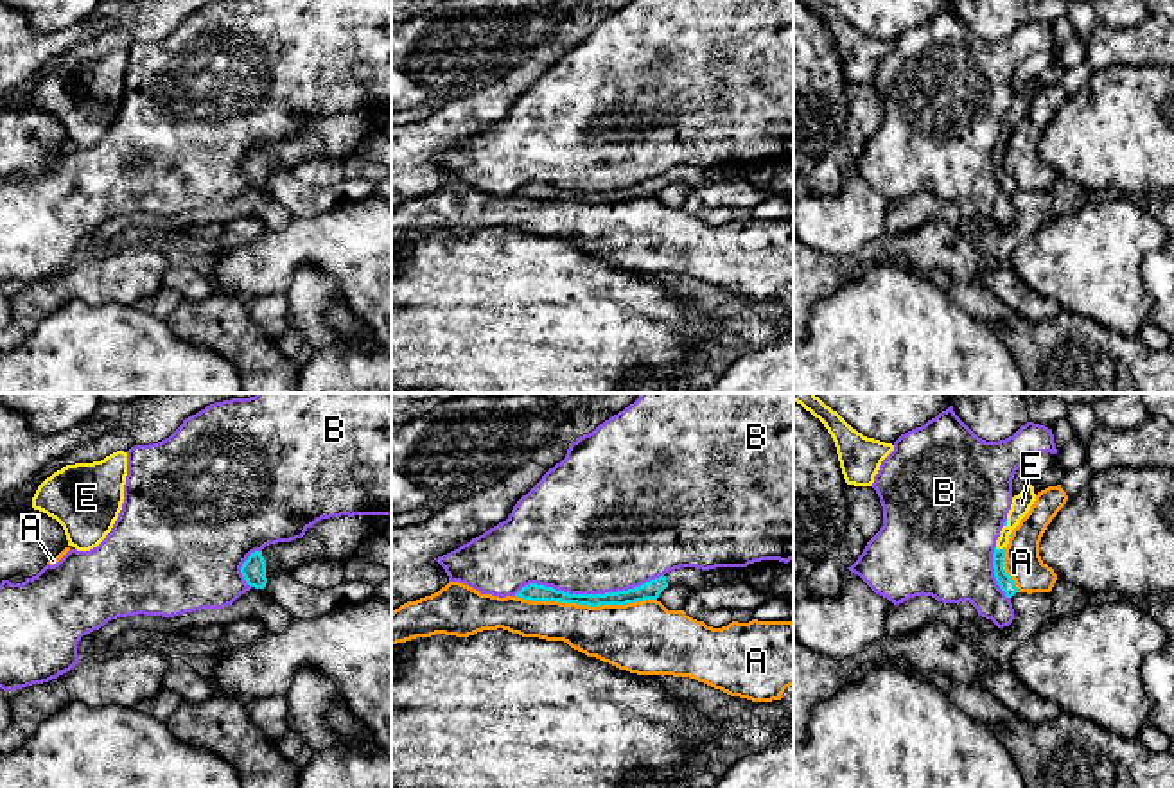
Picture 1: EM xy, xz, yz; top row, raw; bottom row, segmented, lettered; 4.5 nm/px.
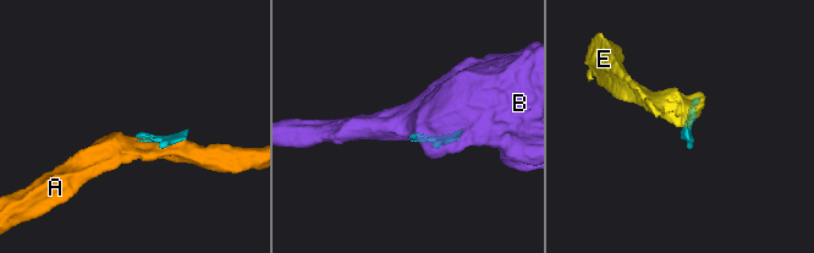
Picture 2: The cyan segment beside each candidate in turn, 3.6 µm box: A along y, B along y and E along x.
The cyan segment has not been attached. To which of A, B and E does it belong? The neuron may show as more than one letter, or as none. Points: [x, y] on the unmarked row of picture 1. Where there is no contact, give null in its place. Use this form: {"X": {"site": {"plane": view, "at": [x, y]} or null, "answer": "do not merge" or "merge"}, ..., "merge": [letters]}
{"A": {"site": {"plane": "xz", "at": [586, 201]}, "answer": "do not merge"}, "B": {"site": {"plane": "xz", "at": [587, 192]}, "answer": "do not merge"}, "E": {"site": {"plane": "yz", "at": [998, 148]}, "answer": "merge"}, "merge": ["E"]}

